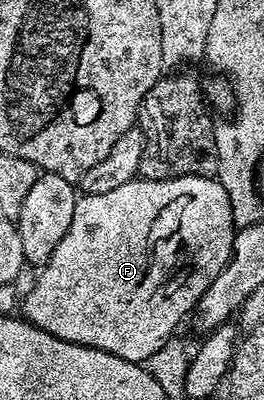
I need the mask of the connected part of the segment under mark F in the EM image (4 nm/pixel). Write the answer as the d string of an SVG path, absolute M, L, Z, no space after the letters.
M174 177L164 181L136 179L124 183L122 187L117 187L113 191L83 193L73 207L73 223L69 223L69 231L65 231L65 239L57 243L57 251L53 251L47 264L38 270L39 278L36 279L35 286L28 291L24 301L22 298L22 316L31 325L36 325L41 331L62 341L74 345L87 345L90 349L100 349L126 361L145 363L153 354L161 351L161 347L165 347L167 341L176 336L175 328L182 323L183 316L186 313L188 316L194 310L199 297L205 295L209 283L213 283L213 279L217 279L219 272L227 266L236 232L236 226L231 220L229 195L215 177Z

